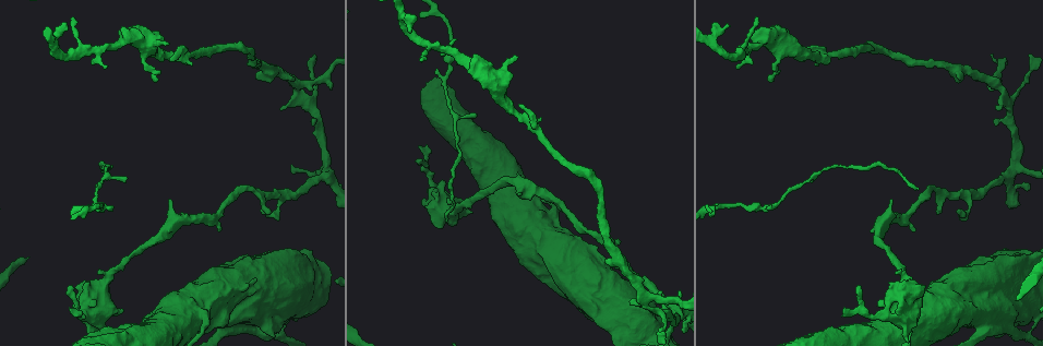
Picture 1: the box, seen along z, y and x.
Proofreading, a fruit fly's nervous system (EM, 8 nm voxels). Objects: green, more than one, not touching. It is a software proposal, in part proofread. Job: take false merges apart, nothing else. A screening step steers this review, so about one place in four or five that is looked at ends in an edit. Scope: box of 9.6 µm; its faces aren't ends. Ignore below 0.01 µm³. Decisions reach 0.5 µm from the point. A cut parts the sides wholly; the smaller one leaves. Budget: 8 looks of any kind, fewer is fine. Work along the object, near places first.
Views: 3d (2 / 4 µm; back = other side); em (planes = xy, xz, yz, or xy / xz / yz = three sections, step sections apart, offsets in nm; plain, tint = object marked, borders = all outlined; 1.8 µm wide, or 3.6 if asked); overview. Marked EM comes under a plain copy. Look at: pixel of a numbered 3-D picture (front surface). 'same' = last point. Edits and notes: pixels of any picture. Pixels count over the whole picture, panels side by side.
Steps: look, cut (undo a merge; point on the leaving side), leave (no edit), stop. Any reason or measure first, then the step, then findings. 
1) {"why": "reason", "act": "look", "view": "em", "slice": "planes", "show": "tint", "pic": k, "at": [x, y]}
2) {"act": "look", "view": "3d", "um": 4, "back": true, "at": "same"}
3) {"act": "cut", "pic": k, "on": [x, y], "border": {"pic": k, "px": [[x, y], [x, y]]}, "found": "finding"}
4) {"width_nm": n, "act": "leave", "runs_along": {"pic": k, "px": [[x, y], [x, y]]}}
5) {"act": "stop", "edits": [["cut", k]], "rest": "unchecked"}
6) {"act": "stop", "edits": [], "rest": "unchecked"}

{"why": "sharp bend", "act": "look", "view": "3d", "um": 4, "pic": 1, "at": [678, 309]}

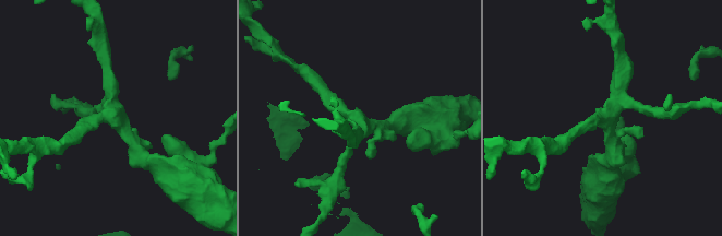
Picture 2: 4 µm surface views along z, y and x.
{"act": "look", "view": "em", "slice": "planes", "show": "tint", "pic": 2, "at": [113, 116]}

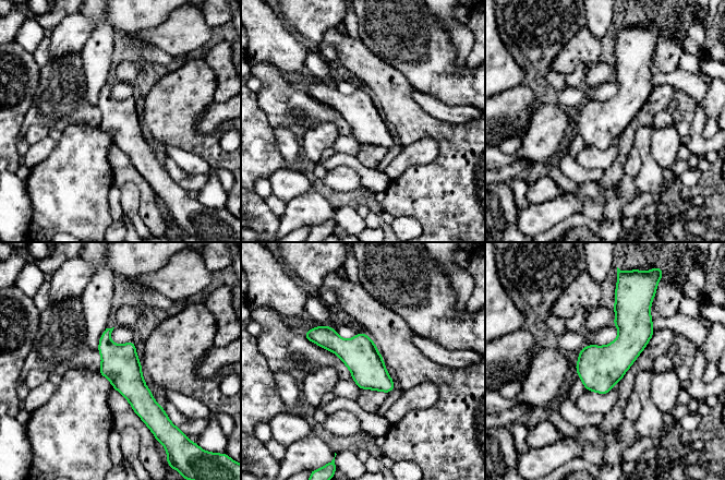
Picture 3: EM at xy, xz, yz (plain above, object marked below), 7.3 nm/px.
{"act": "leave", "runs_along": {"pic": 3, "px": [[108, 331], [107, 349], [153, 420]]}, "found": "continuous, no second neuron"}

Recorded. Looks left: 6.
{"why": "thick turns thin", "act": "look", "view": "em", "slice": "yz", "step": 8, "show": "tint", "pic": 1, "at": [1003, 326]}

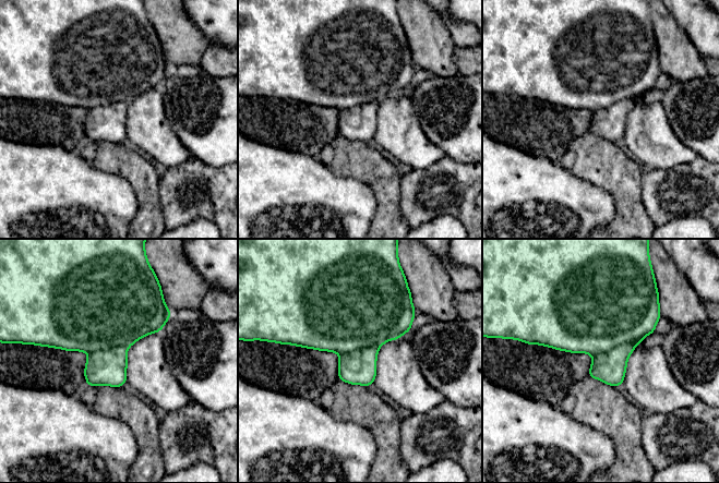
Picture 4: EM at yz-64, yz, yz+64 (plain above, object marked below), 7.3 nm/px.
{"act": "cut", "pic": 4, "on": [610, 367], "border": {"pic": 4, "px": [[634, 345], [621, 343], [592, 357]]}, "found": "a second neuron is stuck on"}

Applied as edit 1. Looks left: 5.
{"why": "see it whole again", "act": "look", "view": "overview"}

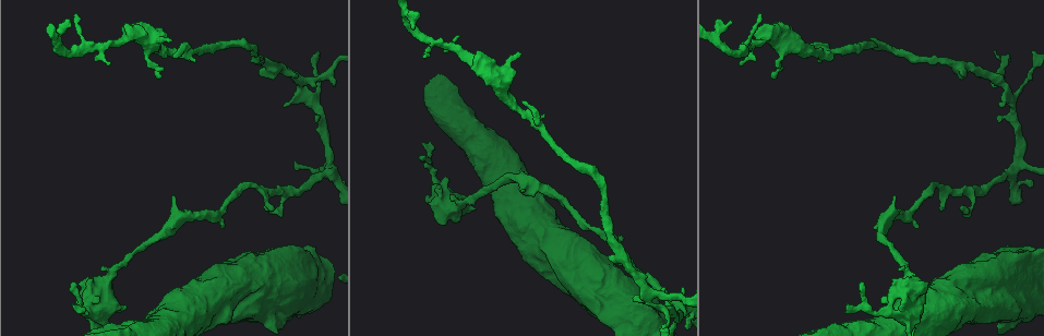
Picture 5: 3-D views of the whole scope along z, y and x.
{"why": "thick turns thin", "act": "look", "view": "em", "slice": "planes", "show": "tint", "pic": 5, "at": [439, 42]}

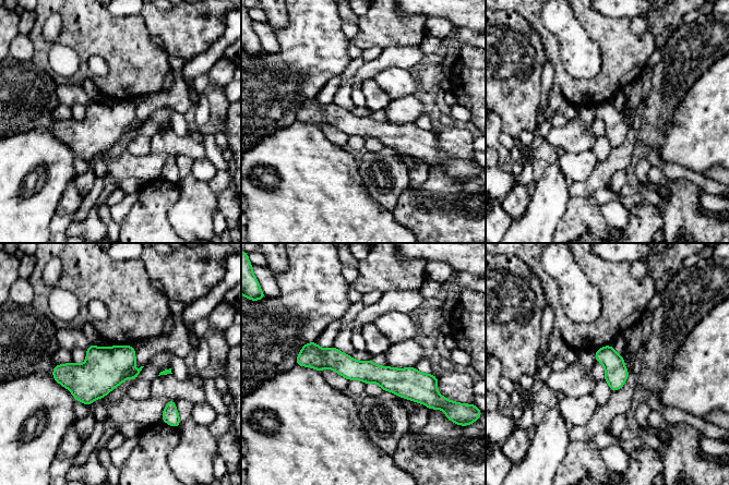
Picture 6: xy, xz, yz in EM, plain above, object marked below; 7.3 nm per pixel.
{"width_nm": 160, "act": "leave", "runs_along": {"pic": 6, "px": [[298, 361], [428, 377]]}, "found": "continuous, no second neuron"}

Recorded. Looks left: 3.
{"act": "stop", "edits": [["cut", 4]], "rest": "unchecked"}

